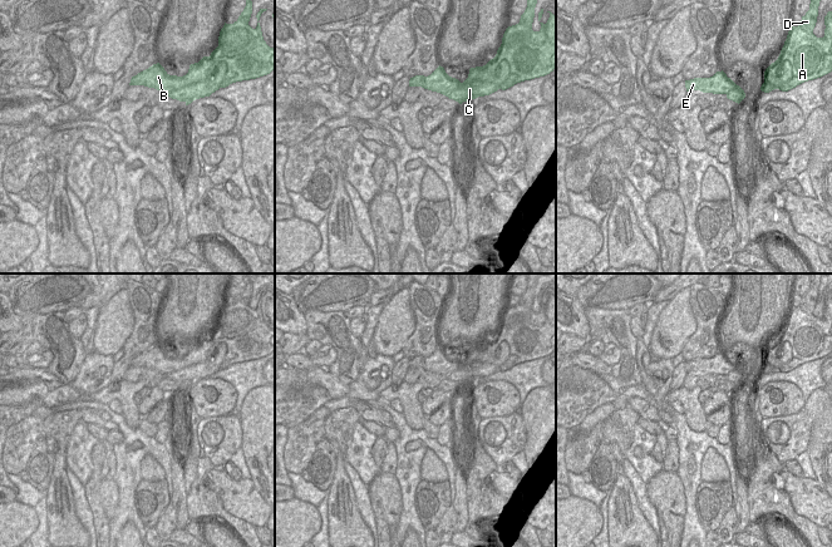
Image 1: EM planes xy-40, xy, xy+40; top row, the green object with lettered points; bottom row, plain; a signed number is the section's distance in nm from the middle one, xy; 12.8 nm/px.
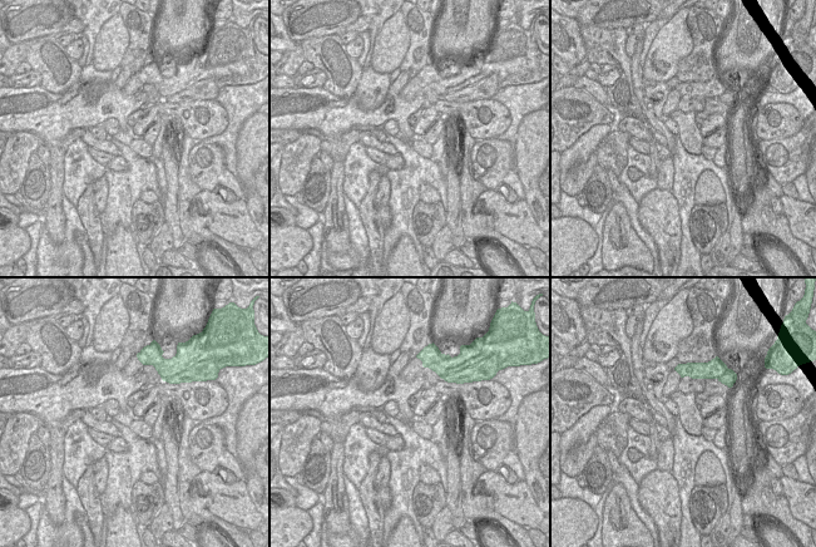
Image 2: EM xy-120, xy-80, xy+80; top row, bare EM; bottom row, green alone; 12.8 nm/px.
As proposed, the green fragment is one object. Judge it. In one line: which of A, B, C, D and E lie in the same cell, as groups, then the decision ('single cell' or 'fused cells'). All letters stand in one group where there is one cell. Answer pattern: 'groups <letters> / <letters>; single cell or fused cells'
groups A B D E / C; fused cells

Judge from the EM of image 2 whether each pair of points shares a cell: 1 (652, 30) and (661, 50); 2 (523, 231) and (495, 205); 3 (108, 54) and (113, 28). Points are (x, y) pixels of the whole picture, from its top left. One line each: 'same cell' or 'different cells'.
1: different cells
2: same cell
3: same cell

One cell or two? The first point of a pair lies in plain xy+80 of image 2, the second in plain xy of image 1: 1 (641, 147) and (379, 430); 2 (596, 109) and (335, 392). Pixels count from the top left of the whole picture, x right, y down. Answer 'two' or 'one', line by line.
1: one
2: two

